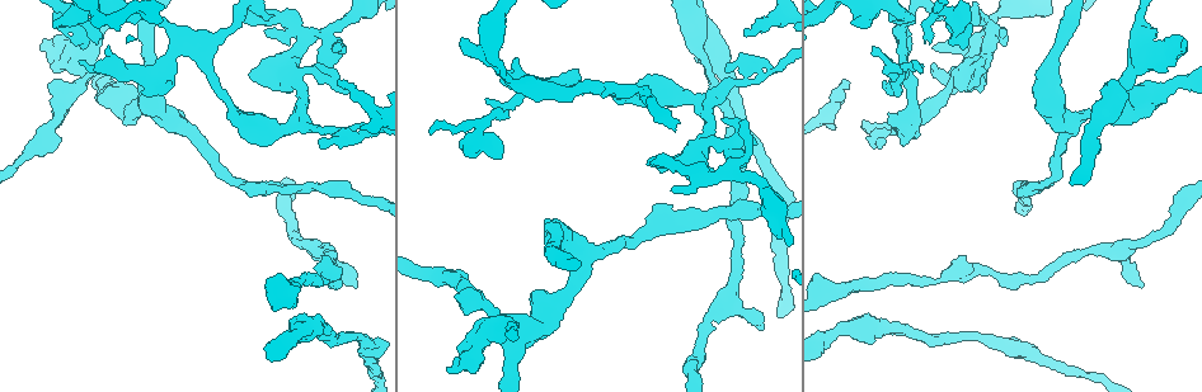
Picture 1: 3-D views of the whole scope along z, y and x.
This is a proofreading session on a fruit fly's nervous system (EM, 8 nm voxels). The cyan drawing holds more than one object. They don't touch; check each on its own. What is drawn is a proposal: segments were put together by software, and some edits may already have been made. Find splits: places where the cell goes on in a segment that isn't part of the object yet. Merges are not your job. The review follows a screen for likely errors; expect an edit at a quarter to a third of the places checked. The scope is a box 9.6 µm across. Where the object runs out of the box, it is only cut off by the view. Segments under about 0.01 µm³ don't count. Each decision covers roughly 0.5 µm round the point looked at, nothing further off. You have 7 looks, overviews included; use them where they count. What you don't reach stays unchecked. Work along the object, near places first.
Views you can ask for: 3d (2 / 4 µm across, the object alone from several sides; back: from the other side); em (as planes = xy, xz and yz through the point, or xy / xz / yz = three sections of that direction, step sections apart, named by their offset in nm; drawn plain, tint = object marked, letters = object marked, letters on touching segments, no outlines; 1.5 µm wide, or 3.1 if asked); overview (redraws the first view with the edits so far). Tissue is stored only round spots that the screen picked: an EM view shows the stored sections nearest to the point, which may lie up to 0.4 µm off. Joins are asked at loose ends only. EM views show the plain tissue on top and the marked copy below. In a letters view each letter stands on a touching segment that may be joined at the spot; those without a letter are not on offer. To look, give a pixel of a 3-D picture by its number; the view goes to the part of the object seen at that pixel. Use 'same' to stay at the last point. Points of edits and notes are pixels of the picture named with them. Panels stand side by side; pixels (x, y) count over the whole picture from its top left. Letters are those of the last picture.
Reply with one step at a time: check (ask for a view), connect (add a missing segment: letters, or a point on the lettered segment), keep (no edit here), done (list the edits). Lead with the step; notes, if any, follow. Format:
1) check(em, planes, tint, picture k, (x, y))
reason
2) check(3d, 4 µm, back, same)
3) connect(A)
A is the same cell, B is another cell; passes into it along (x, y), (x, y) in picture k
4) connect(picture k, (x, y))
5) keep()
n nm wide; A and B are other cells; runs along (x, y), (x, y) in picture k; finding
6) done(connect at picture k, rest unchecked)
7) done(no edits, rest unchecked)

check(em, xz, step 4, tint, picture 1, (265, 19))
free end

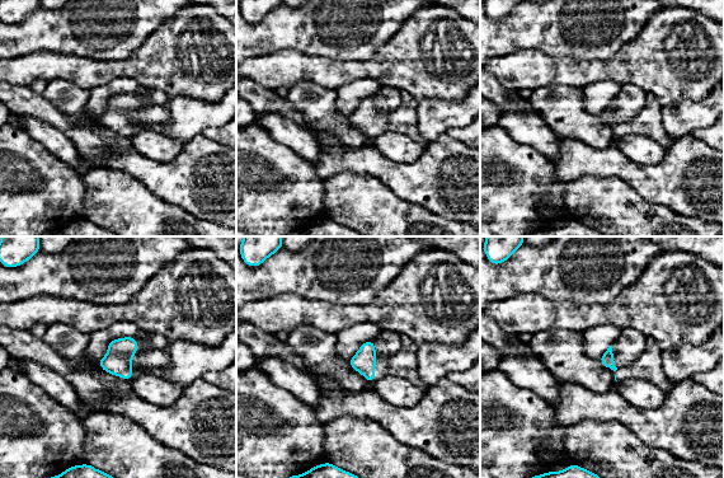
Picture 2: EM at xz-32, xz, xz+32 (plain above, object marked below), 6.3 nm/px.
check(em, planes, letters, same)
cut it another way

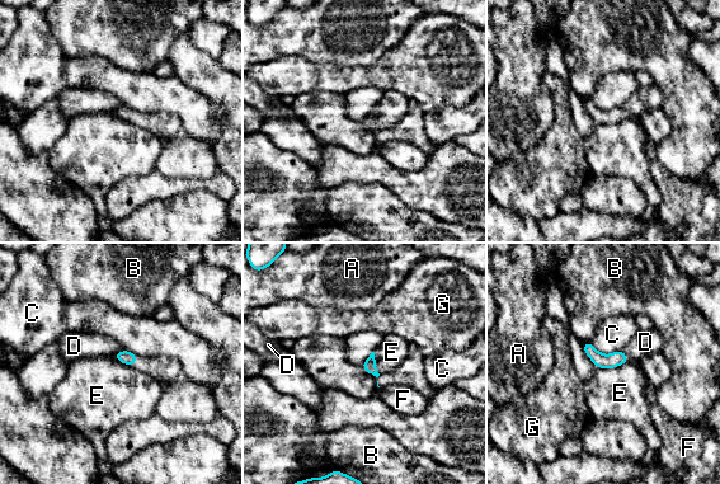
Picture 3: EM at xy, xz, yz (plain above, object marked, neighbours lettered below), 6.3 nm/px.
keep()
A, B, C, D, E, F and G are other cells; border along (629, 360), (613, 367), (598, 369) in picture 3; no lettered segment goes on from it

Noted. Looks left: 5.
check(em, planes, tint, picture 1, (747, 28))

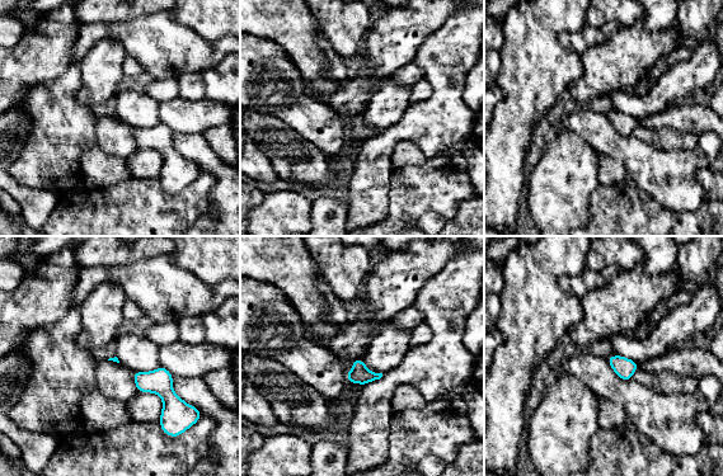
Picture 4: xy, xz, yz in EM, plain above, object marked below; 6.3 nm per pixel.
check(em, planes, letters, same)
see the neighbours

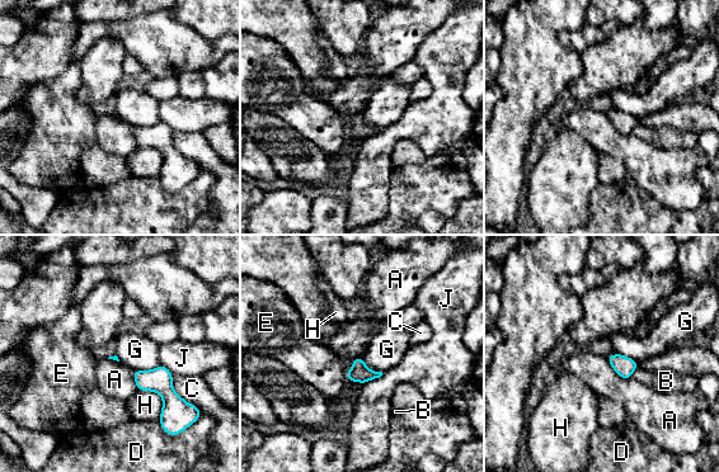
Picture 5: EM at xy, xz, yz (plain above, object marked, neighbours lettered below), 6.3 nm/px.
keep()
A, B, C, D, E, G, H and J are other cells; border along (160, 364), (149, 369), (134, 369) in picture 5; none of them fits

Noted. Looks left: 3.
check(em, yz, step 8, tint, picture 1, (449, 367))
stops while still wide

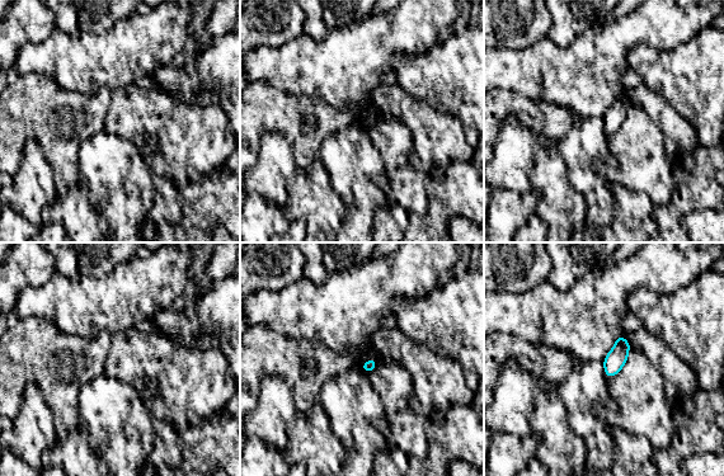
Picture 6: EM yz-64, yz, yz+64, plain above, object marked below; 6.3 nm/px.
check(em, planes, letters, same)
cut it another way

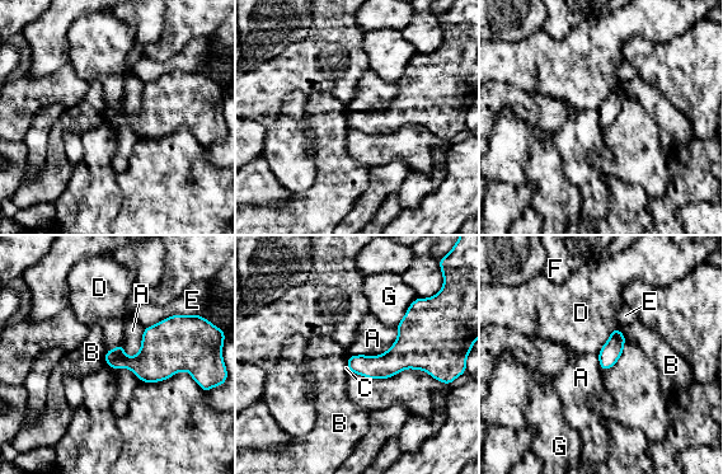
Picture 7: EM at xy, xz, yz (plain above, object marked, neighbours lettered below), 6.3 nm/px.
keep()
A touches over 360 nm; A, B, C, D, E, F and G are other cells; border along (398, 329), (384, 352), (348, 356) in picture 7; none of them fits

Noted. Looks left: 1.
done(no edits, rest unchecked)

